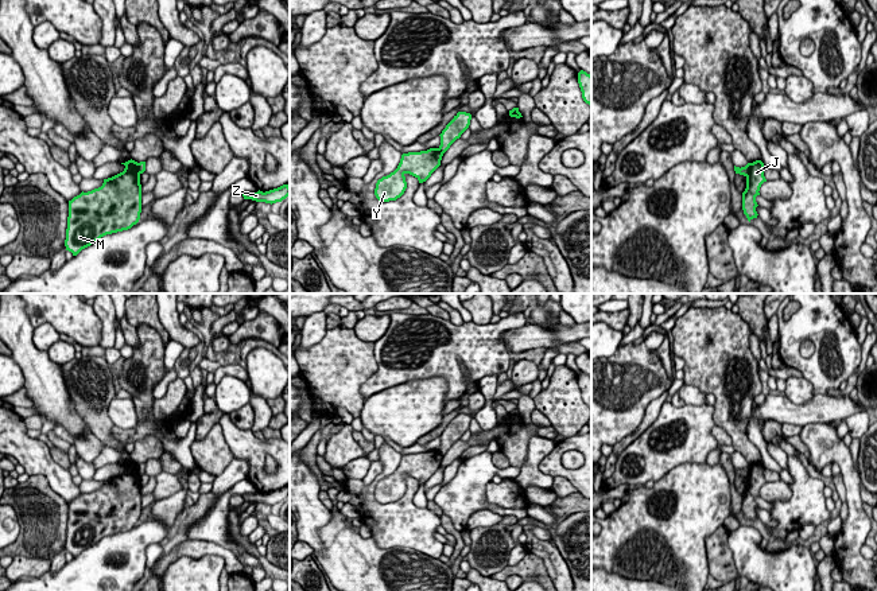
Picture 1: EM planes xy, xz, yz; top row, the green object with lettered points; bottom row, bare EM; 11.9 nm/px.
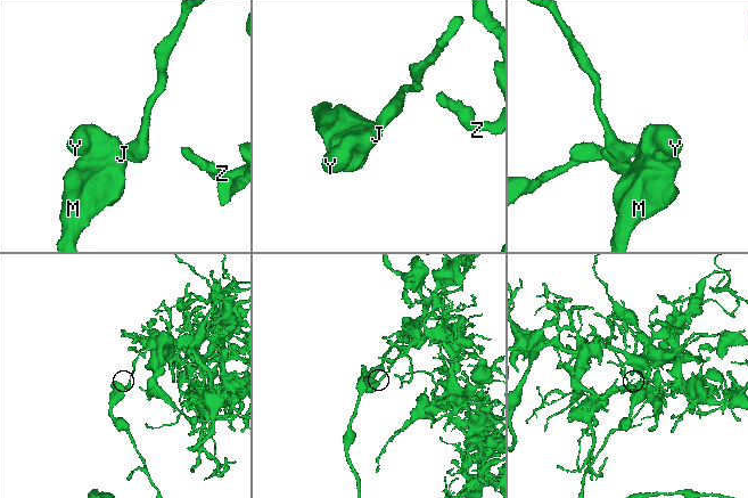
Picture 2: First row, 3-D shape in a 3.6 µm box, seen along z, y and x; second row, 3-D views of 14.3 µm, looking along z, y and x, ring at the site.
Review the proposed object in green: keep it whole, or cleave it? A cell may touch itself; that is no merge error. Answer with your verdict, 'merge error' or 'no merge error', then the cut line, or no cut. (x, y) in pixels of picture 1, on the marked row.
merge error | yz (751, 163), (751, 170), (745, 175)

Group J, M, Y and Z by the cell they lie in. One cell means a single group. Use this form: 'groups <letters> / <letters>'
groups J M Y / Z

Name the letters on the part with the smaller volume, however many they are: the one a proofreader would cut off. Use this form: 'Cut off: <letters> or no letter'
Cut off: J, M, Y

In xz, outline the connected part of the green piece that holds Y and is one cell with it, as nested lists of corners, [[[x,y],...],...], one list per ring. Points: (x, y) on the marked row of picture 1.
[[[439,148],[403,153],[397,168],[377,180],[376,198],[380,202],[396,201],[407,188],[405,174],[415,176],[419,183],[423,183],[441,166],[442,156],[443,153]]]

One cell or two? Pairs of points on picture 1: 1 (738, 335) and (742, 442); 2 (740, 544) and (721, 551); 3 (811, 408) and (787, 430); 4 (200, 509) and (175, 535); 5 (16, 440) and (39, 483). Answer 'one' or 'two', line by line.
1: one
2: two
3: two
4: one
5: two

